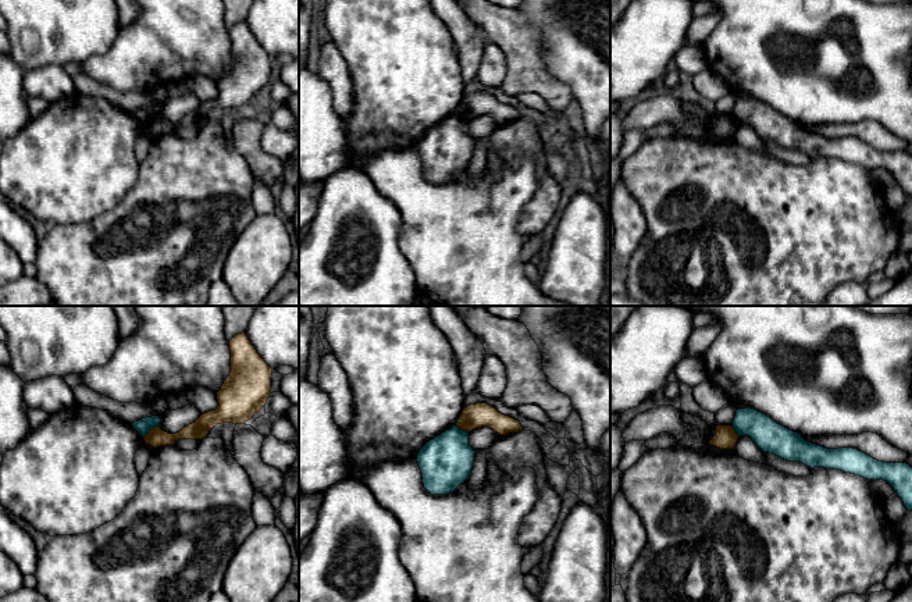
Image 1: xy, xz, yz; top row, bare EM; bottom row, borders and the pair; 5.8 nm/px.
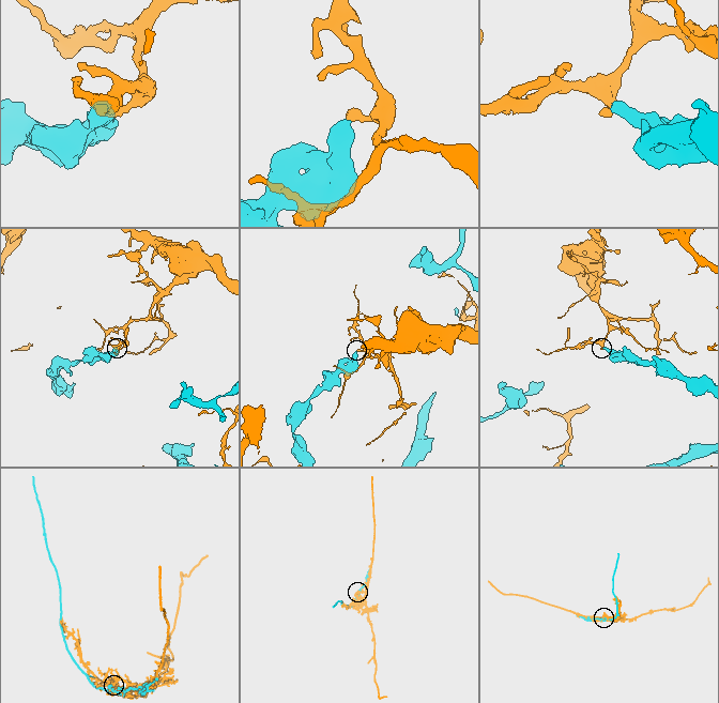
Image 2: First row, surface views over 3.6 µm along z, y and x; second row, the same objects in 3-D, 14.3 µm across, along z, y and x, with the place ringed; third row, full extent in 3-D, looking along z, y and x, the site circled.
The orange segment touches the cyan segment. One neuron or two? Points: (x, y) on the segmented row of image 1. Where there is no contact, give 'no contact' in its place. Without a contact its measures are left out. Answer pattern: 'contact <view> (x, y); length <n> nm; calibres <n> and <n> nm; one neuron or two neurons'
contact xy (150, 430); length 130 nm; calibres 110 and 90 nm; two neurons

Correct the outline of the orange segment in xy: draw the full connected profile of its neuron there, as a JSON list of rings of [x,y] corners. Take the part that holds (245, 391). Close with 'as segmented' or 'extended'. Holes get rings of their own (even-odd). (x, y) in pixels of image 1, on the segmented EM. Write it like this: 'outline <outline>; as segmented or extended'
outline [[[245,332],[229,341],[231,373],[217,392],[215,410],[202,414],[177,434],[158,427],[143,438],[153,448],[174,445],[178,439],[202,439],[217,424],[243,424],[264,407],[271,391],[272,368],[257,353]]]; as segmented

